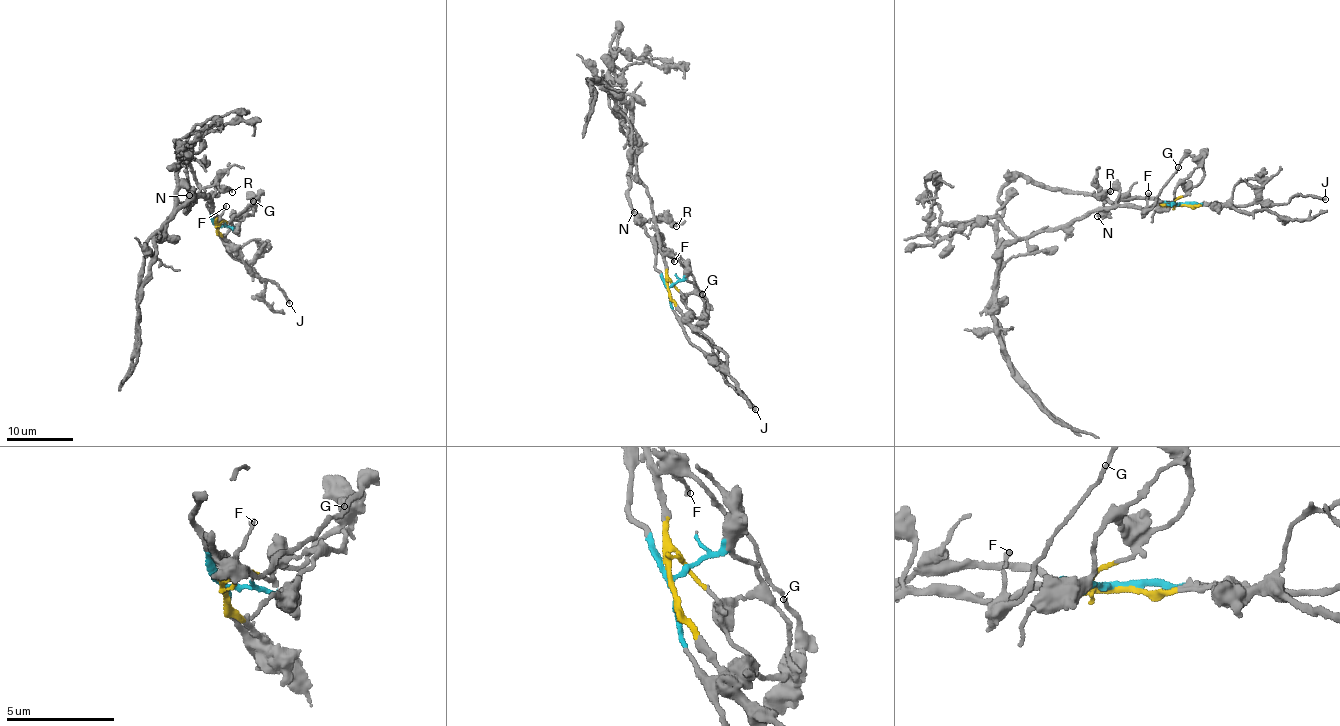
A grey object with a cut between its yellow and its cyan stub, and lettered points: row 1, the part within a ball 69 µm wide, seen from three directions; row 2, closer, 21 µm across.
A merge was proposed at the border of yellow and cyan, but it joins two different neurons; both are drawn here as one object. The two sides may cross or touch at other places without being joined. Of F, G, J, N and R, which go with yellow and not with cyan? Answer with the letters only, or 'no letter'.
F, G

